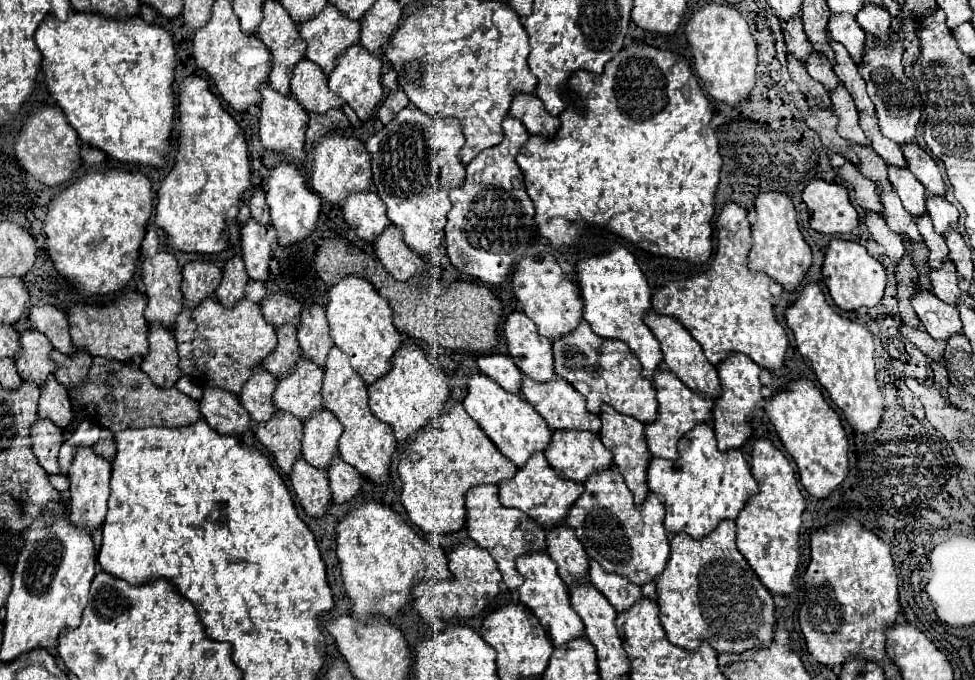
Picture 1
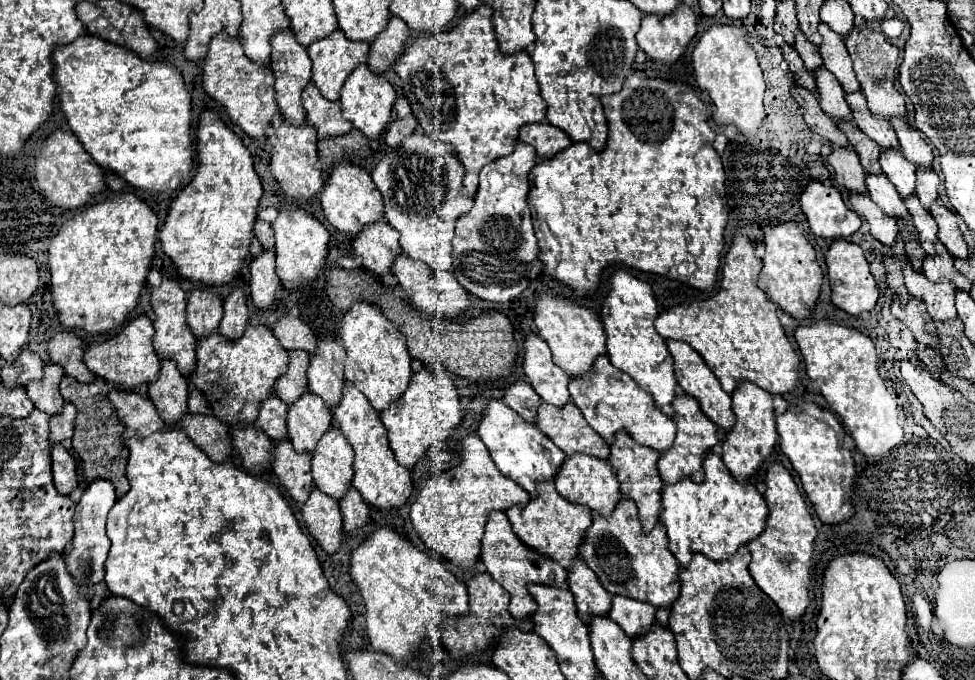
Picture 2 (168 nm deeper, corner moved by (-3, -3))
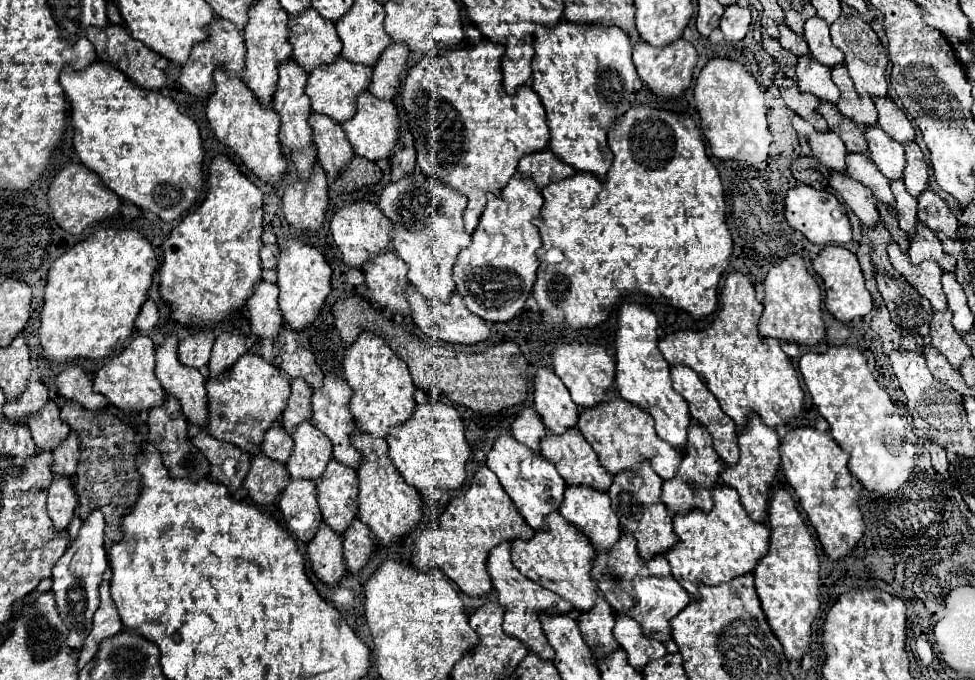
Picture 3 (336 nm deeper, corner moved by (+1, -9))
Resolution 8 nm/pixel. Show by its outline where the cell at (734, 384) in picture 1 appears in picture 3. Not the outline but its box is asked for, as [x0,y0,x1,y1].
[720,415,780,523]

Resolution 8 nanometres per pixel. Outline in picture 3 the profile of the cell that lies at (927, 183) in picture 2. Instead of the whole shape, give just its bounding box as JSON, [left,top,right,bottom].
[904,141,928,195]

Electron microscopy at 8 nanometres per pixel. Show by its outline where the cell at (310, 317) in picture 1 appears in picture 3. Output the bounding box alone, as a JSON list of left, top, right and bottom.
[312,375,364,469]

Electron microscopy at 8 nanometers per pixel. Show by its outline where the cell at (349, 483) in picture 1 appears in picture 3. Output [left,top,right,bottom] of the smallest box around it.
[344,519,374,573]

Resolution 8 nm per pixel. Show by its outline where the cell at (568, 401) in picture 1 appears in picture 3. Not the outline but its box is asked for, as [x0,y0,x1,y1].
[540,429,612,491]

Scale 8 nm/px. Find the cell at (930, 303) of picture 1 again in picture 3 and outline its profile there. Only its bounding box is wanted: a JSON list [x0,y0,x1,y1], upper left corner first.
[888,241,948,309]

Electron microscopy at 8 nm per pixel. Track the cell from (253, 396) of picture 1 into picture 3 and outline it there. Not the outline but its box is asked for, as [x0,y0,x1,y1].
[262,423,292,463]

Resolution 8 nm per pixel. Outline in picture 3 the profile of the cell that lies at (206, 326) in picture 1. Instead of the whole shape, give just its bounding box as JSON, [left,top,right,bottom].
[206,353,290,455]

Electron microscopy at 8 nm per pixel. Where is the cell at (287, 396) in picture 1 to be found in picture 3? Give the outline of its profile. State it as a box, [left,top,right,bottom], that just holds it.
[286,421,330,481]

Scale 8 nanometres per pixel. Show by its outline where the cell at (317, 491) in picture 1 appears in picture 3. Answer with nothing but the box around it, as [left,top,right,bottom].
[308,523,346,585]

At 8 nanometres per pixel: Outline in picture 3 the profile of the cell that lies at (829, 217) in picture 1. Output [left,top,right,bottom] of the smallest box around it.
[784,185,852,245]

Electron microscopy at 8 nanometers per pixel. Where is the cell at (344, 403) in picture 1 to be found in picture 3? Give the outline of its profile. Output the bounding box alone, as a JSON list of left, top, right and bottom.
[352,429,422,547]

